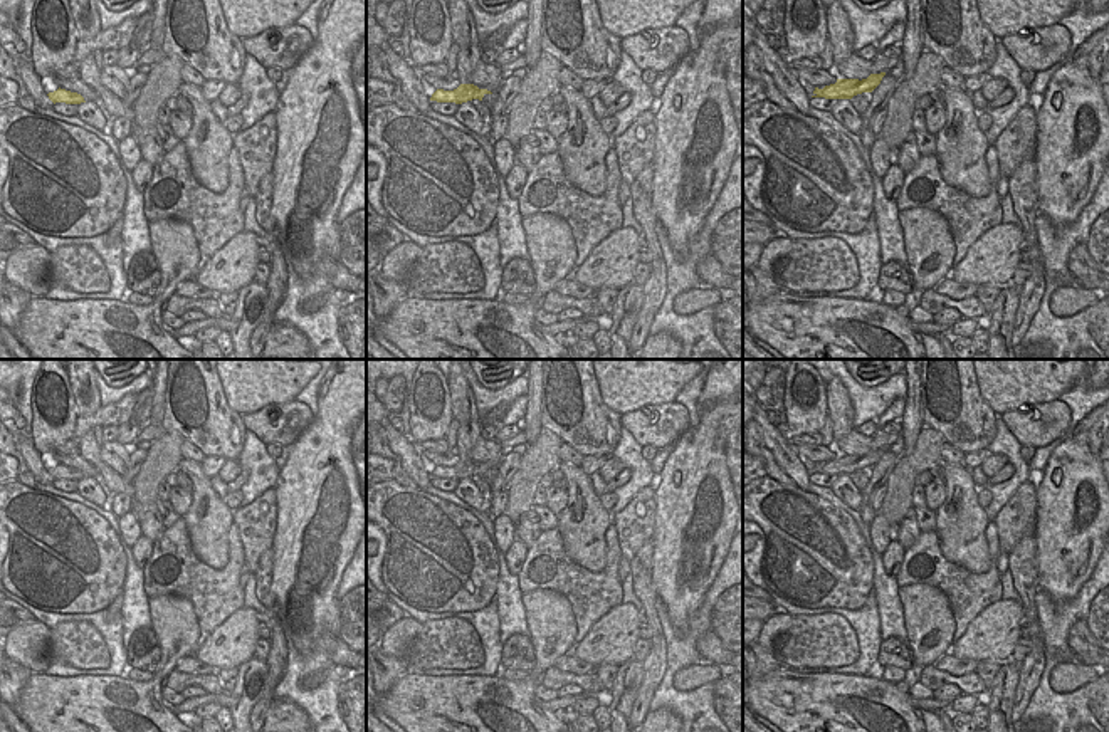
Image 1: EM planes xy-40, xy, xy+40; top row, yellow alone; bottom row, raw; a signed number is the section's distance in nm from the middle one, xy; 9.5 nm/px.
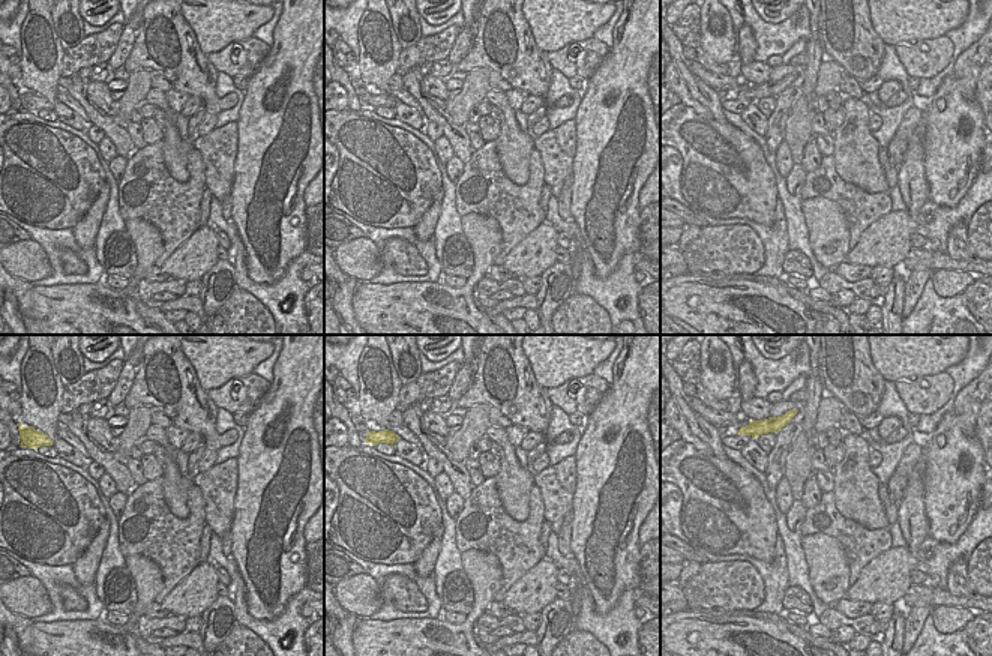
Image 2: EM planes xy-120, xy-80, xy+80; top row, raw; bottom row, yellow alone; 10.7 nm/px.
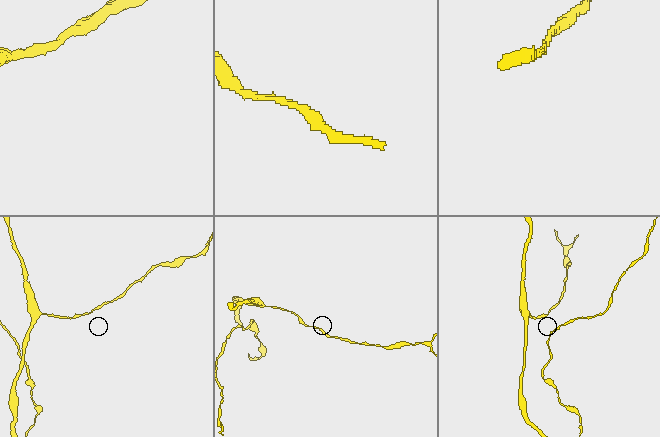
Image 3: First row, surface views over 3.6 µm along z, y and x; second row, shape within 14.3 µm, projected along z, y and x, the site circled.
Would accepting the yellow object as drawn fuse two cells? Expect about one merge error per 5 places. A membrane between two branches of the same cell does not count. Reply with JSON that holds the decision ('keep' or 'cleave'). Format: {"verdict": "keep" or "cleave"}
{"verdict": "keep"}

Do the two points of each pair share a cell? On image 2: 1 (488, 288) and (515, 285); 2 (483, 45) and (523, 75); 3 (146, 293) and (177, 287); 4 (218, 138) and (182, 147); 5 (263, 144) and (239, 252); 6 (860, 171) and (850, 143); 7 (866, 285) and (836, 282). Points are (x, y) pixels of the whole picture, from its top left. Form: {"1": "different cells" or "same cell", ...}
{"1": "same cell", "2": "same cell", "3": "same cell", "4": "different cells", "5": "different cells", "6": "same cell", "7": "same cell"}

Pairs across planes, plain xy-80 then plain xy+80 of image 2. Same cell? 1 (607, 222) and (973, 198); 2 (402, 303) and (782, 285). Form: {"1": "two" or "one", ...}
{"1": "two", "2": "two"}

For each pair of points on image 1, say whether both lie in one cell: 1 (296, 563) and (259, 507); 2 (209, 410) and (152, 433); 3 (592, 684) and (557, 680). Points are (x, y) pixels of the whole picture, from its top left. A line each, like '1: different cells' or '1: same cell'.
1: different cells
2: same cell
3: same cell

